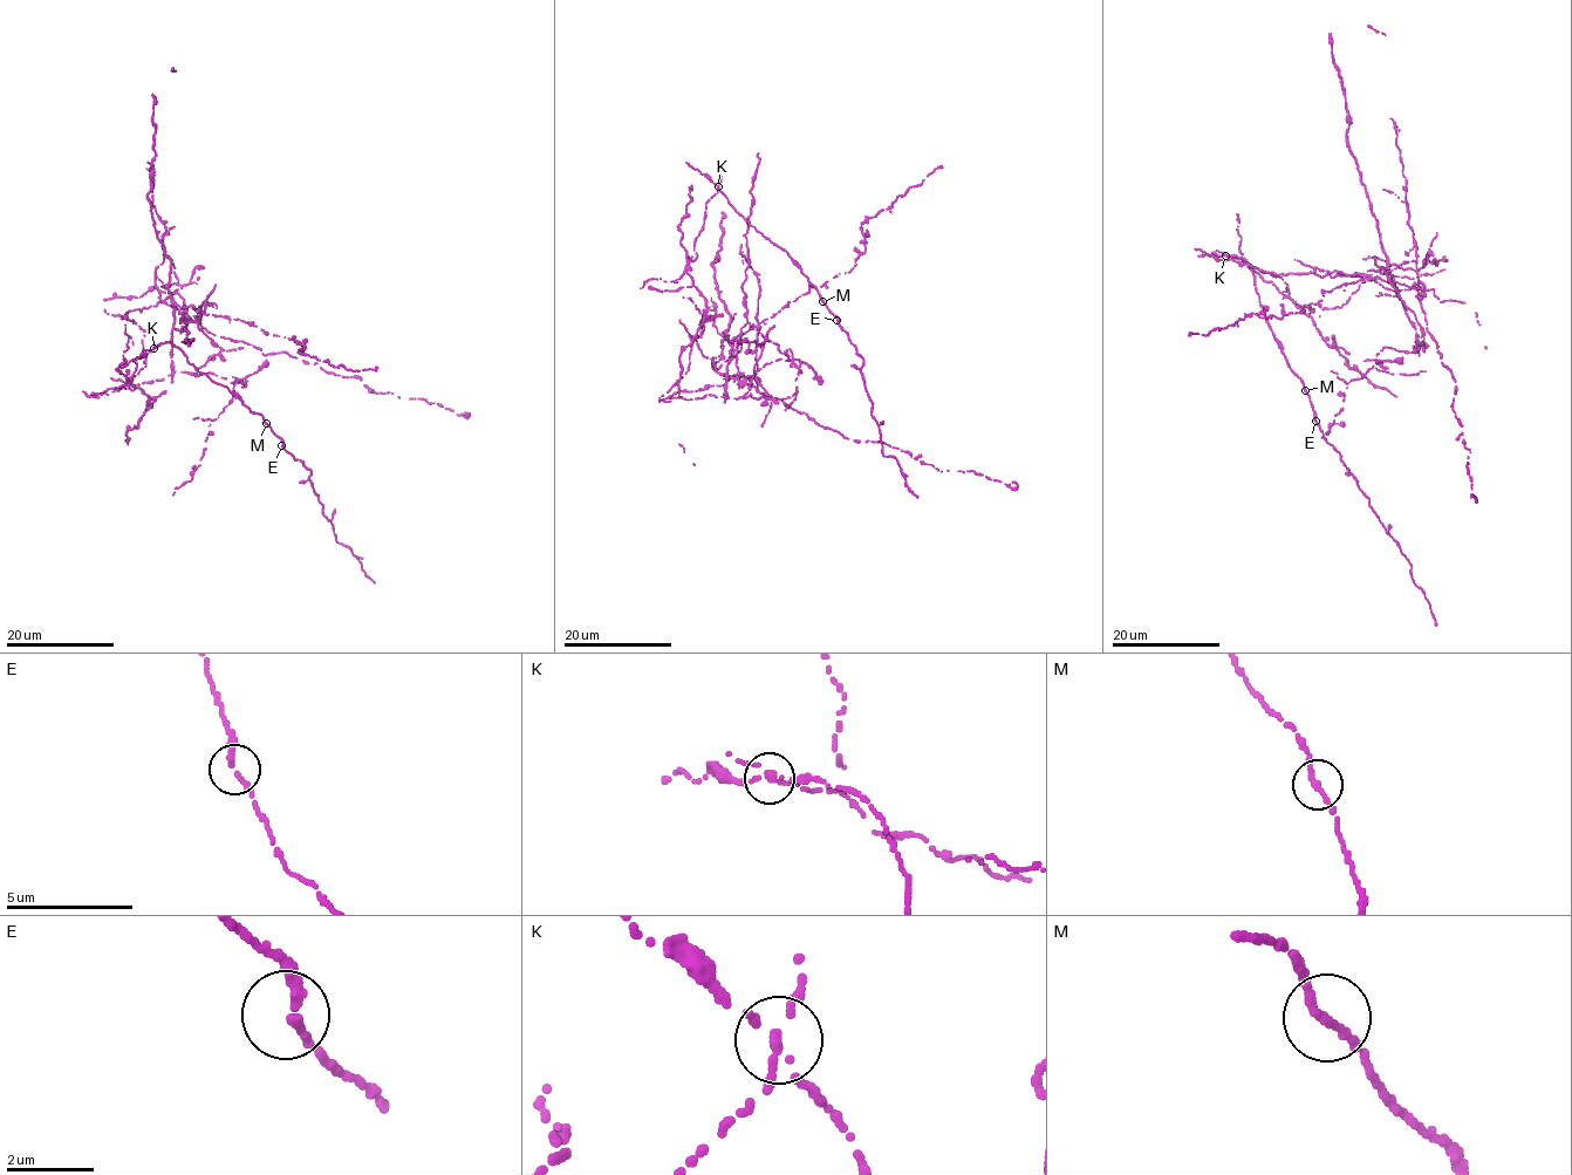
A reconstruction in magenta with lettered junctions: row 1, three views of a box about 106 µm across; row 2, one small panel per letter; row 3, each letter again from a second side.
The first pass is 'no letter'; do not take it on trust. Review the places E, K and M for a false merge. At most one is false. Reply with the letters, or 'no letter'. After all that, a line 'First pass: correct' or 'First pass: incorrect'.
K
First pass: incorrect

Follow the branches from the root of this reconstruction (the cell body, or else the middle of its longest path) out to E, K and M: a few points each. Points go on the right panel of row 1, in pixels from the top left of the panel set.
E: (1325, 274), (1276, 275), (1257, 268), (1252, 271), (1269, 328), (1287, 364), (1301, 380), (1316, 421)
K: (1325, 274), (1276, 275), (1257, 268), (1252, 271), (1242, 257), (1224, 254)
M: (1325, 274), (1276, 275), (1257, 268), (1252, 271), (1269, 328), (1305, 390)

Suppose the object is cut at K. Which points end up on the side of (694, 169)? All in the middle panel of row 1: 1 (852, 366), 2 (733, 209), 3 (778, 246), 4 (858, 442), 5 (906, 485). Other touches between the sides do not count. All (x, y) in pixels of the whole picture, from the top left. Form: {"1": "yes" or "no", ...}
{"1": "yes", "2": "yes", "3": "yes", "4": "no", "5": "yes"}

